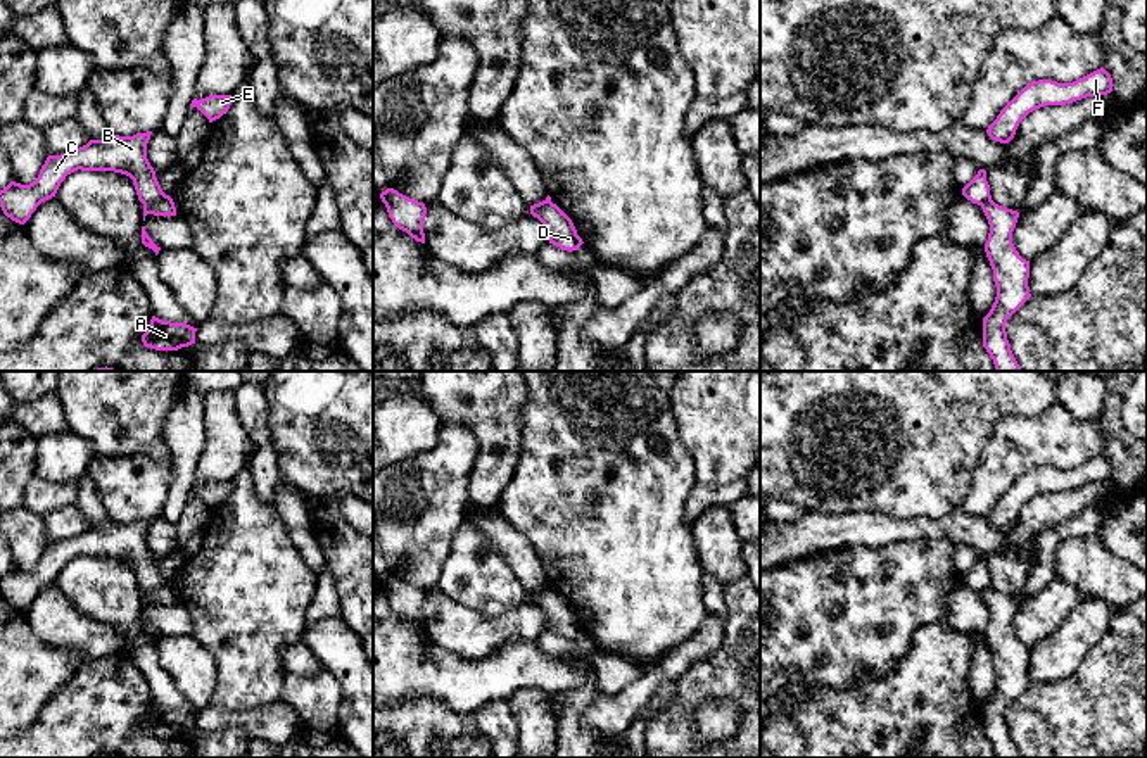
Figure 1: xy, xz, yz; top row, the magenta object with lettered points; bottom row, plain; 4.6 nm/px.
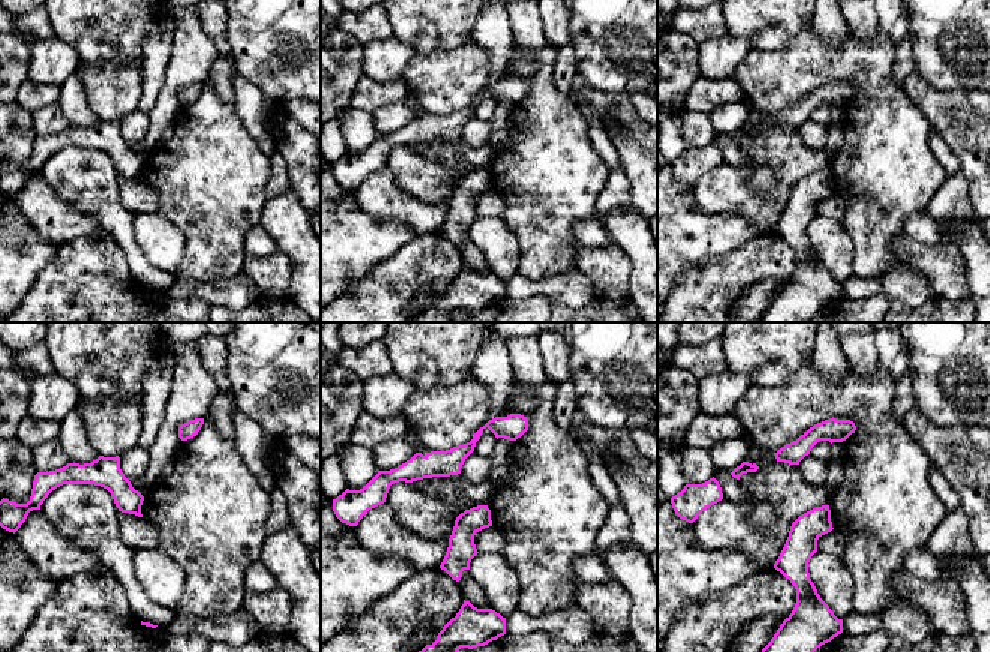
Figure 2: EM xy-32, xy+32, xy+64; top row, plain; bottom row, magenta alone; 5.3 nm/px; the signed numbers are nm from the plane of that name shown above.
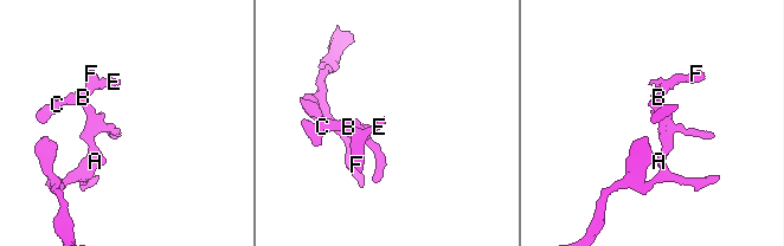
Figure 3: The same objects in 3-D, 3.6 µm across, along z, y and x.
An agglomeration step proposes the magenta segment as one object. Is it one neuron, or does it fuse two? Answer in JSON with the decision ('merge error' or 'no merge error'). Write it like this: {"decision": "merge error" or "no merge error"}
{"decision": "merge error"}

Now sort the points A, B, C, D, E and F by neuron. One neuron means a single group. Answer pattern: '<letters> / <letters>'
A D / B C E F

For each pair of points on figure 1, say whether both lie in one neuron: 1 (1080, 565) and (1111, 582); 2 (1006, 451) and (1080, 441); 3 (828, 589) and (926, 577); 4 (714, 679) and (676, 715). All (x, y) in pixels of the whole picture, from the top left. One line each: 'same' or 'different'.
1: same
2: same
3: same
4: same

